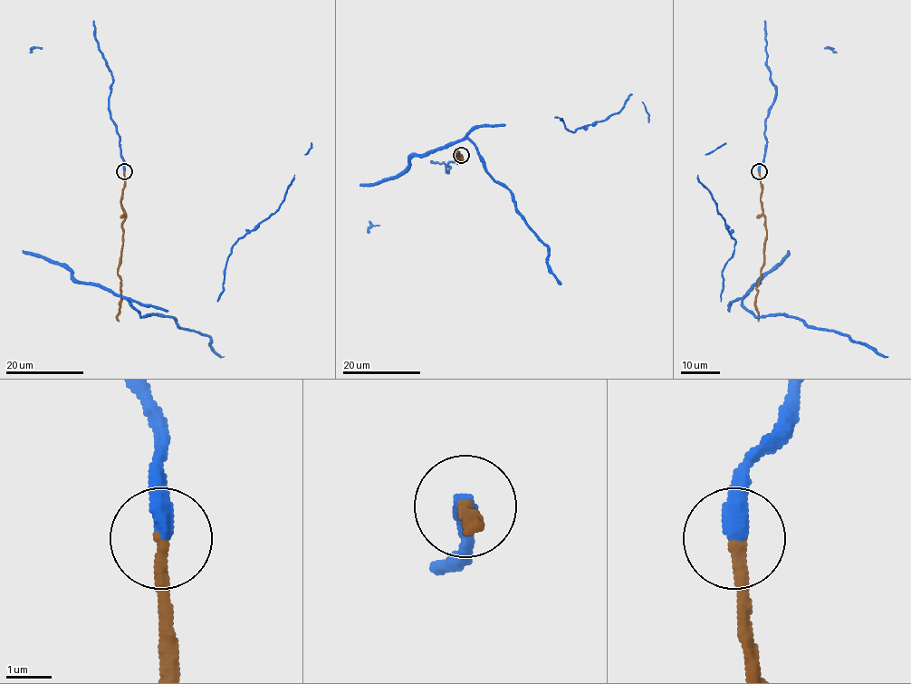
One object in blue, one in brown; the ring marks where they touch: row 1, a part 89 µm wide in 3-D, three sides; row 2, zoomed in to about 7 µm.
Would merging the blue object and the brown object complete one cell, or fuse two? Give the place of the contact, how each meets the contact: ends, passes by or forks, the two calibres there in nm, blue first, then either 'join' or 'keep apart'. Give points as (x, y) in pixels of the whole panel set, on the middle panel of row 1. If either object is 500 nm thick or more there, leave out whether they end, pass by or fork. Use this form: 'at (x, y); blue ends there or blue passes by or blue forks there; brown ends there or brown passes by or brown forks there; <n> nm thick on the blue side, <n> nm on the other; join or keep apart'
at (461, 155); blue ends there; brown ends there; 440 nm thick on the blue side, 300 nm on the other; keep apart

